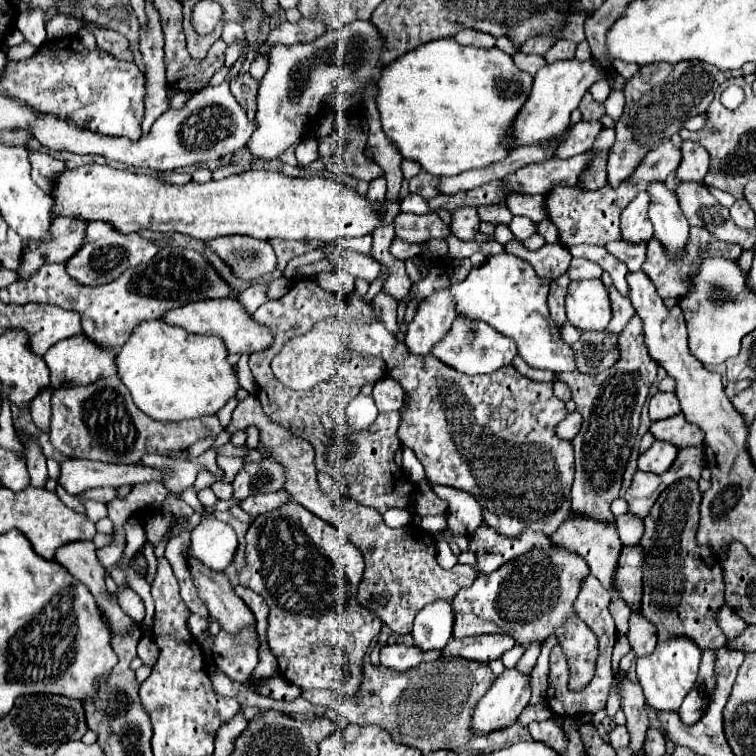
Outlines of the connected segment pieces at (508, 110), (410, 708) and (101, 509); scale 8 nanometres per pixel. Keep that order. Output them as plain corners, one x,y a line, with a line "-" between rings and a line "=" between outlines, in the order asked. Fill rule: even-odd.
453,37
437,39
421,45
421,49
413,49
389,63
383,69
381,79
377,83
377,109
381,115
383,131
397,145
405,159
415,159
421,167
433,175
449,177
459,175
469,169
483,169
493,161
503,161
509,155
509,147
505,145
507,133
511,131
521,105
529,99
533,85
533,77
521,71
513,57
499,47
493,49
477,49
469,45
459,45
=
445,657
433,663
421,663
405,673
397,673
385,665
375,667
371,663
367,663
363,671
365,671
365,679
359,687
359,693
353,699
341,699
337,705
337,713
345,717
349,723
379,725
391,733
393,741
413,745
421,749
423,755
433,753
437,749
455,749
475,739
473,729
469,729
473,709
477,701
483,697
483,693
489,691
489,685
493,685
495,681
495,675
491,673
489,665
481,665
477,661
469,661
463,657
=
85,499
83,501
83,507
85,507
85,513
91,521
99,521
101,517
107,517
107,507
105,503
99,503
99,501
93,501
93,499

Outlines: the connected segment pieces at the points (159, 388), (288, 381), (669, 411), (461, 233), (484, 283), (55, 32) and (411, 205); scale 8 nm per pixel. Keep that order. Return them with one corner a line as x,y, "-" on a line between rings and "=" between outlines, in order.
163,319
145,321
137,325
129,341
117,353
117,367
119,377
127,385
133,395
135,405
157,421
183,421
183,419
197,419
205,415
215,415
231,397
237,395
241,389
239,377
233,365
227,361
225,343
219,337
205,337
193,335
177,325
169,325
=
351,291
351,293
347,295
343,313
319,321
309,333
299,335
299,337
295,337
295,339
291,339
291,341
285,343
285,347
281,349
281,353
271,361
271,367
273,367
275,377
277,377
283,385
287,385
287,387
291,387
291,389
311,389
311,387
315,387
319,381
325,381
325,379
329,379
329,377
341,373
341,371
345,373
344,361
347,361
349,357
355,357
355,355
367,355
367,357
373,355
373,357
381,357
381,359
387,363
387,373
389,373
393,379
397,379
397,381
405,387
405,391
411,395
409,409
407,409
407,413
401,417
399,439
401,439
401,445
403,445
403,447
411,447
411,449
413,449
413,453
417,455
417,459
419,459
421,465
425,467
425,475
429,477
429,481
433,481
433,483
437,483
437,485
457,487
457,489
463,489
463,491
471,493
471,495
479,501
479,505
481,505
481,509
483,509
485,525
497,529
497,533
501,533
501,535
505,535
505,537
509,537
509,539
517,537
517,535
523,533
525,529
541,531
541,533
545,533
545,535
555,533
555,531
559,529
561,521
565,521
565,517
569,517
569,513
571,513
571,497
569,497
569,493
571,493
571,483
573,483
573,445
571,445
571,441
565,441
565,439
557,437
557,431
555,431
555,429
557,429
557,423
561,423
561,419
567,417
567,409
565,409
565,403
563,403
561,399
555,397
555,393
553,393
553,383
537,383
537,381
531,381
531,379
523,377
521,373
517,373
517,369
513,369
511,365
509,365
509,367
501,367
501,369
497,369
497,371
491,373
491,375
473,375
473,377
467,377
465,373
461,373
461,371
457,371
457,369
453,369
453,367
441,363
441,361
439,361
437,357
433,357
433,355
421,357
421,355
409,353
409,351
405,349
405,345
399,343
399,341
395,339
395,333
387,331
385,325
383,325
383,321
379,321
375,315
377,315
377,311
375,311
373,303
371,303
371,301
365,301
357,291
=
655,393
649,401
649,417
651,421
661,421
667,417
673,417
681,411
681,405
677,401
675,393
=
465,205
465,209
457,209
457,213
451,213
451,229
461,241
471,241
479,229
477,209
469,209
469,205
=
493,255
487,257
487,261
481,267
473,267
469,271
469,275
459,281
459,283
451,283
449,291
453,293
453,299
457,301
457,315
459,317
469,317
469,319
481,319
487,325
491,325
493,329
497,329
499,333
511,337
517,343
517,351
519,355
537,369
549,369
555,373
563,373
563,371
575,371
575,359
573,359
573,351
571,347
559,337
559,329
555,325
555,321
549,315
547,309
547,293
549,293
549,279
537,277
537,273
533,271
533,267
523,261
517,259
513,255
=
57,13
55,17
45,21
45,31
47,31
47,39
57,39
57,37
69,37
75,35
81,29
79,21
71,15
63,15
=
409,194
400,201
400,210
405,213
414,213
417,215
429,212
428,202
417,194

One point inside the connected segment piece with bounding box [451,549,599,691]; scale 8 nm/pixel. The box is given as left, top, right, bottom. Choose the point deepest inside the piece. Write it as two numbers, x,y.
540,589

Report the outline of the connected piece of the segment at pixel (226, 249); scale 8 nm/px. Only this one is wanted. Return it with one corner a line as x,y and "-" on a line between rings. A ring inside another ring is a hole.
229,235
207,241
207,245
243,279
257,279
265,273
271,273
277,265
273,247
267,241

